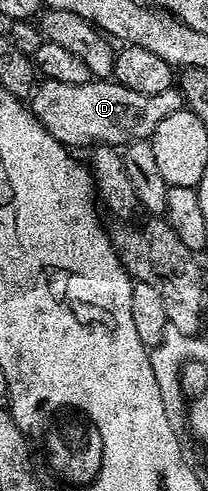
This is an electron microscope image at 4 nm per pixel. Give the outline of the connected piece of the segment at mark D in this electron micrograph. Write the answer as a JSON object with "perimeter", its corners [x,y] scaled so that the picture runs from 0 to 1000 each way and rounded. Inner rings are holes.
{"perimeter":[[[447,159],[375,175],[197,161],[144,198],[144,218],[173,244],[284,293],[365,305],[423,291],[620,297],[654,287],[707,287],[779,240],[889,226],[894,214],[846,175],[779,183],[779,191],[663,191],[663,183],[563,171],[553,161]]]}

